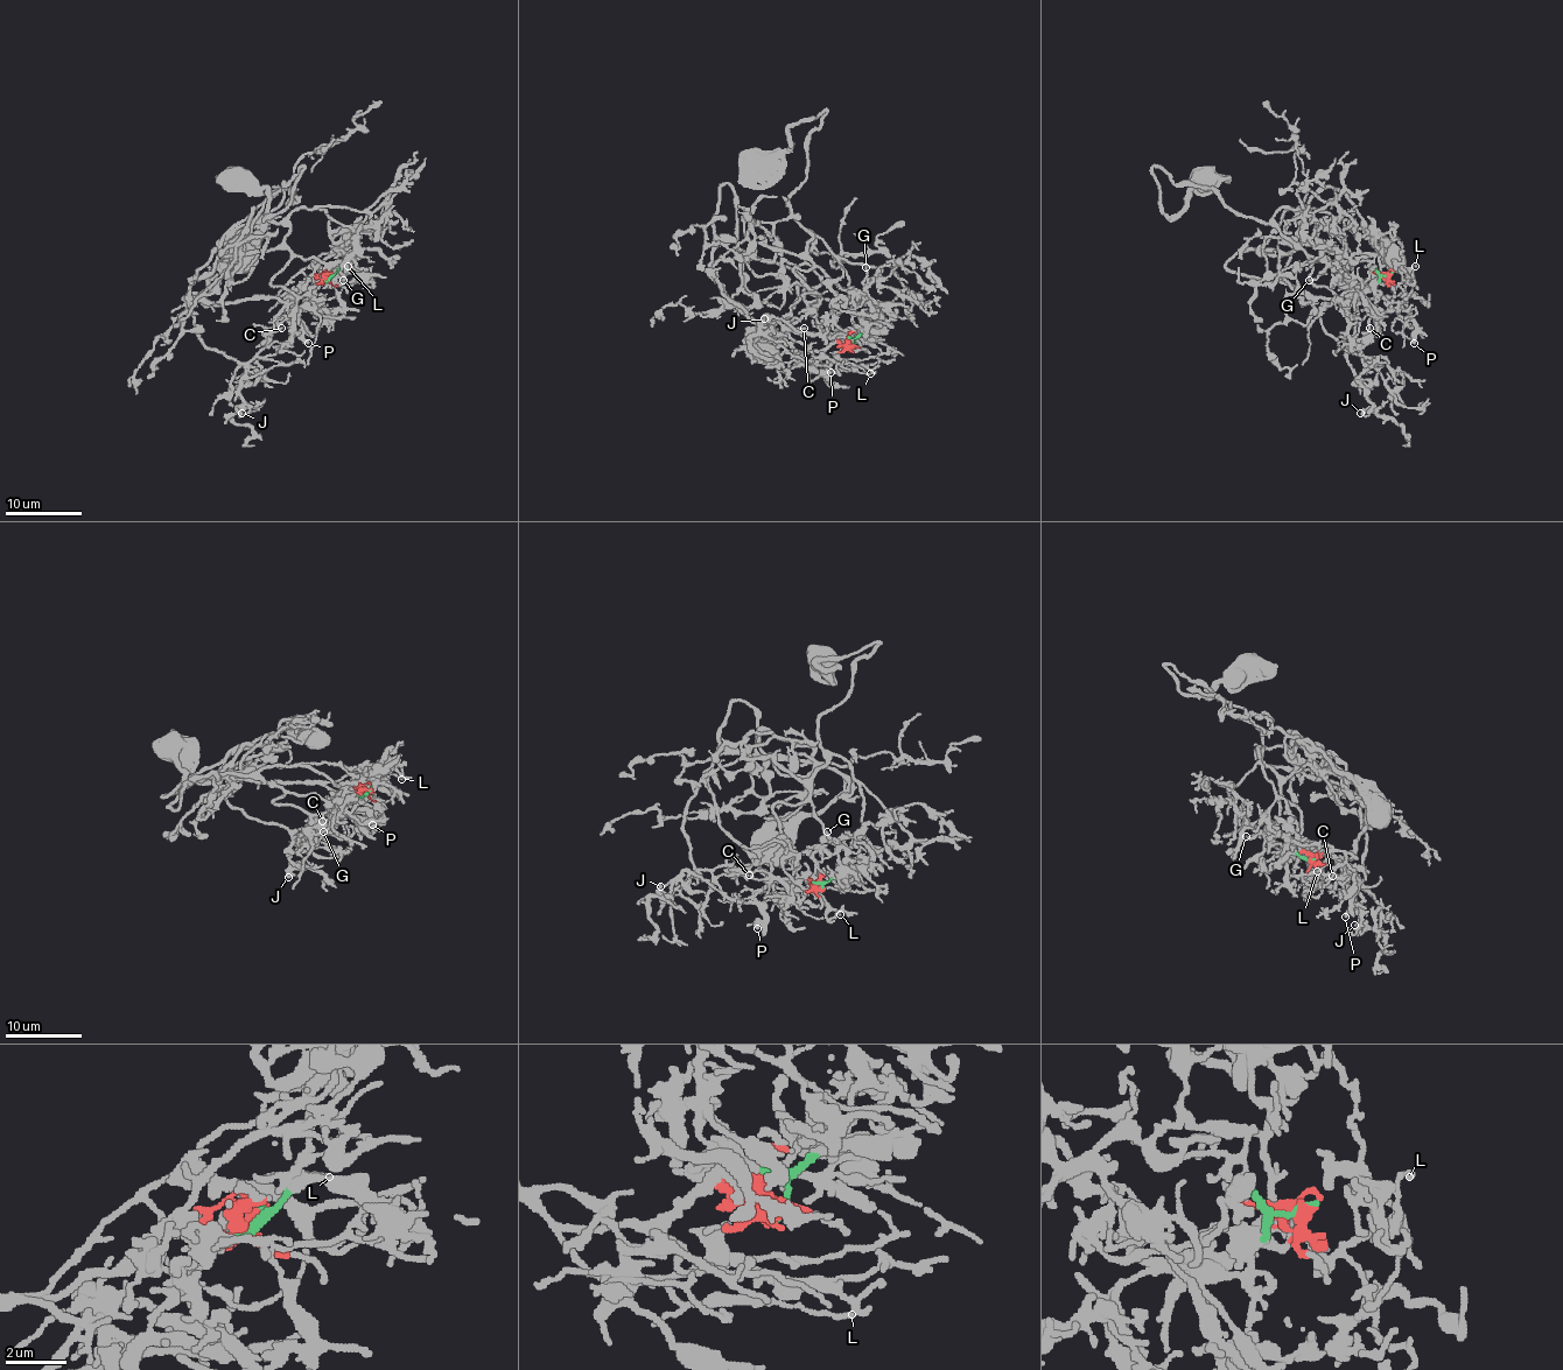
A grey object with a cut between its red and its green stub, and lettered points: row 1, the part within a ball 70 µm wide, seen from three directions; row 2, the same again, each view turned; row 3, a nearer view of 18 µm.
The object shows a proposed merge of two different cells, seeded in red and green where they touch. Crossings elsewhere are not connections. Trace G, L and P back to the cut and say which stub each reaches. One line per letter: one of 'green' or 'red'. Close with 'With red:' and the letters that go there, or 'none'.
G: green
L: red
P: red
With red: L, P

